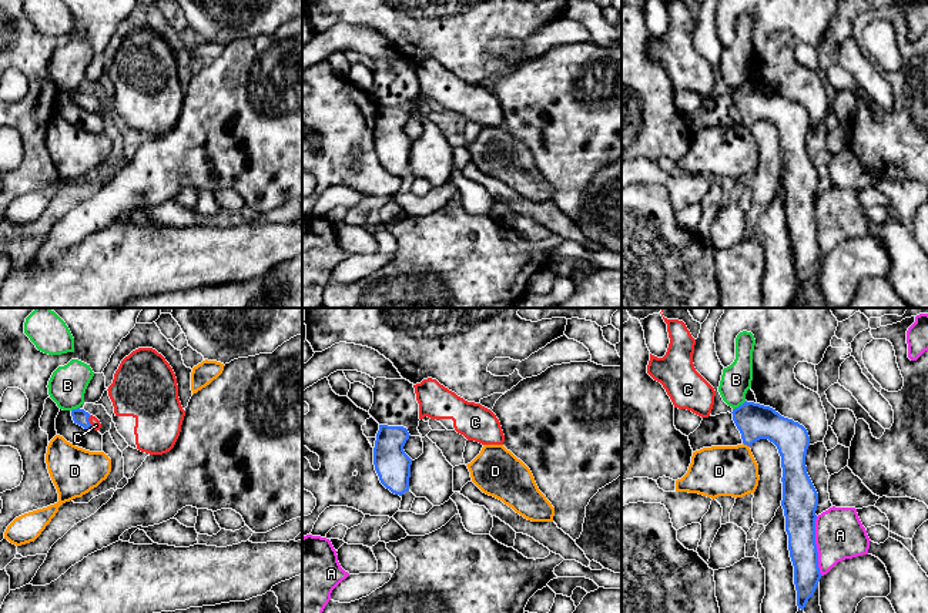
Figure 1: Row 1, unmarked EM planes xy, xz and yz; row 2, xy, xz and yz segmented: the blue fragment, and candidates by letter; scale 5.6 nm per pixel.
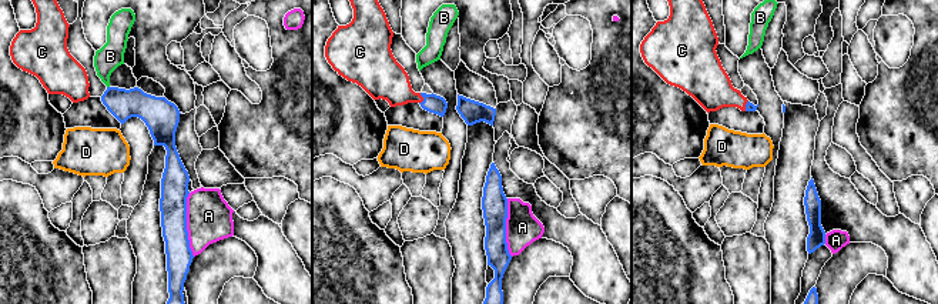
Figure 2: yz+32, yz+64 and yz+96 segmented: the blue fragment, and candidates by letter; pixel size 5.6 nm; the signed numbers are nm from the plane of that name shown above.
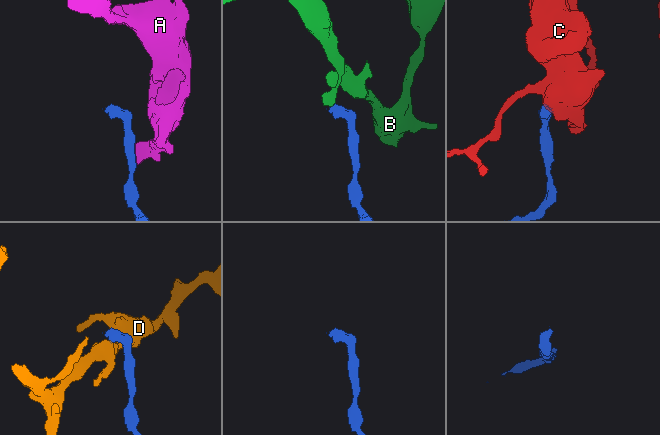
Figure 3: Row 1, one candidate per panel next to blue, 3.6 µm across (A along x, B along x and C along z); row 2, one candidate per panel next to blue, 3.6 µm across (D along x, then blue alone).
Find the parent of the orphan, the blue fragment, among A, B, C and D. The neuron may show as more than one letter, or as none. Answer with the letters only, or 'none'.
C

